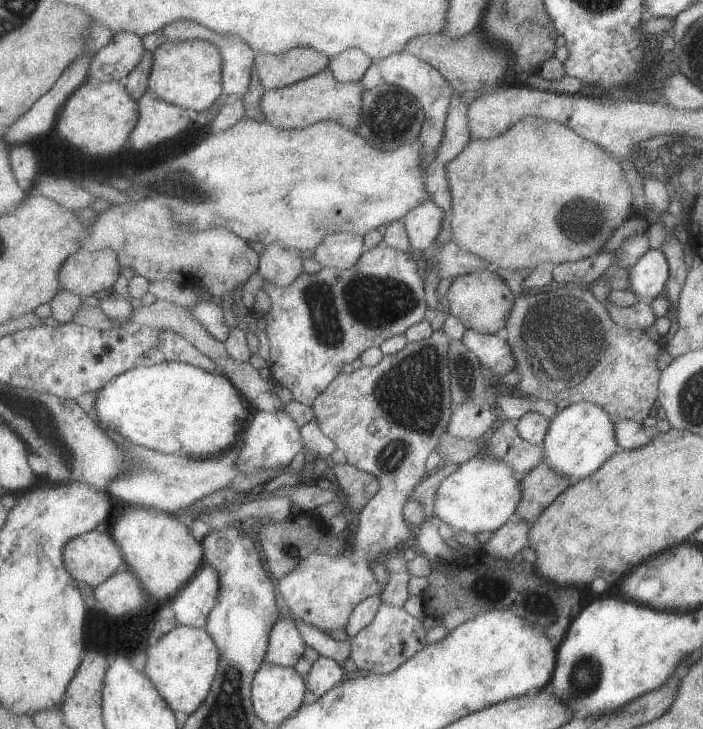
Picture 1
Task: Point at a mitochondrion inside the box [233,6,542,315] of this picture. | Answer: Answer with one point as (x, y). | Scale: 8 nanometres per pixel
(389, 113)

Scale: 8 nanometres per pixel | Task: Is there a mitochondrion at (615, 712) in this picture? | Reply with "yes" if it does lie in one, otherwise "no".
no

